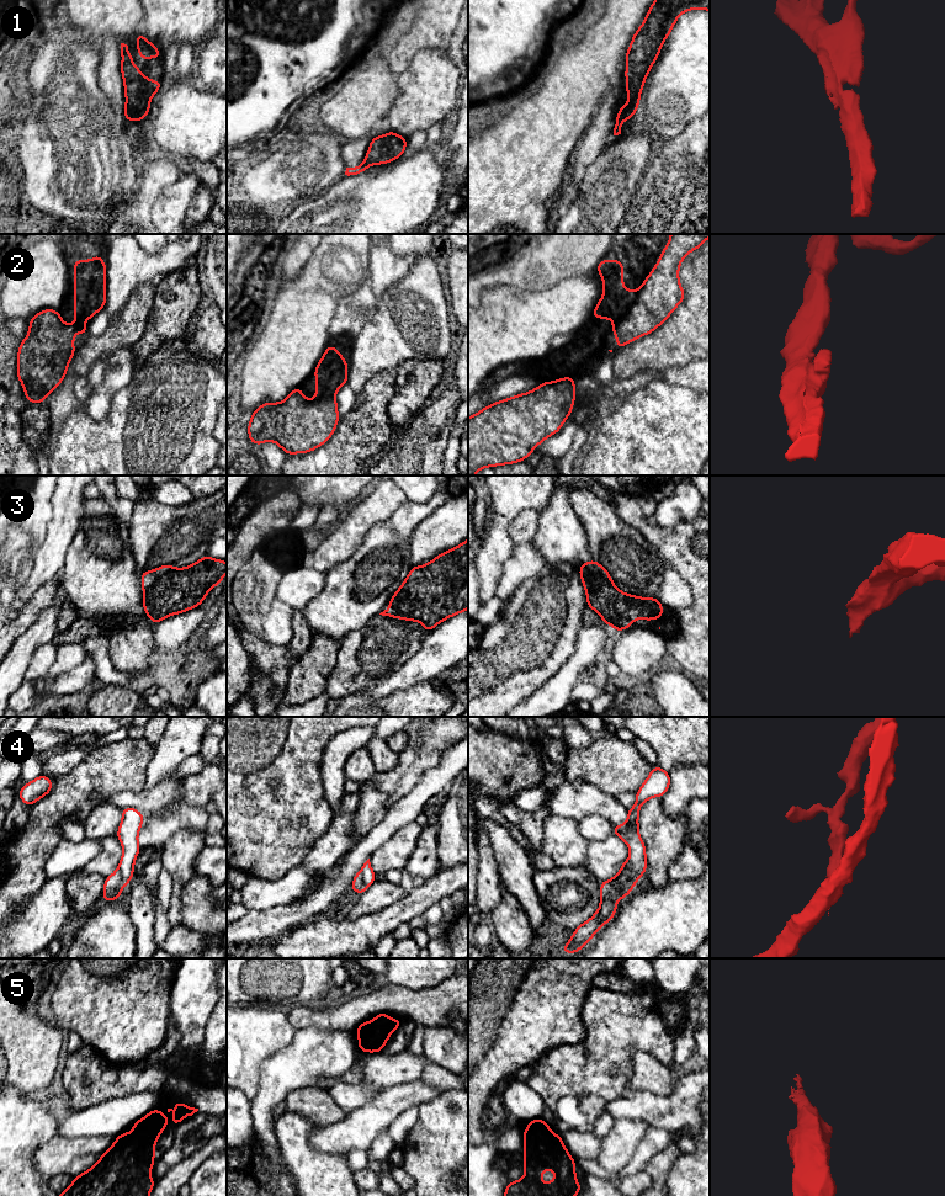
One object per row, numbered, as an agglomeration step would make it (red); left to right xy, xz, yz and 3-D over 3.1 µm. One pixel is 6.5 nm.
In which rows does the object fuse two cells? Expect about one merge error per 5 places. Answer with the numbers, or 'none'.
2

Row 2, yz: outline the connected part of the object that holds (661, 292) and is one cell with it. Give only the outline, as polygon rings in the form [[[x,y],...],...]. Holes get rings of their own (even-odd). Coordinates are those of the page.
[[[670,234],[668,245],[636,296],[617,294],[612,307],[600,310],[599,319],[615,320],[610,331],[616,335],[616,349],[653,333],[684,301],[680,264],[708,238],[710,234]]]

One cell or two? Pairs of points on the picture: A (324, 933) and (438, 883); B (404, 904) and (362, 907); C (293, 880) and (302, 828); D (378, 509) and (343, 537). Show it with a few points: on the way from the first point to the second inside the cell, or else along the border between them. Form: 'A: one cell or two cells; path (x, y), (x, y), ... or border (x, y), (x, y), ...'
A: one cell; path (352, 933), (365, 933), (409, 907)
B: two cells; border (407, 893), (392, 903), (361, 917)
C: two cells; border (301, 862), (281, 877), (271, 881)
D: one cell; path (370, 511), (351, 529)

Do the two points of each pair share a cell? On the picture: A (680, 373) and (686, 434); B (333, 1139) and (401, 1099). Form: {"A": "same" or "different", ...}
{"A": "different", "B": "same"}

